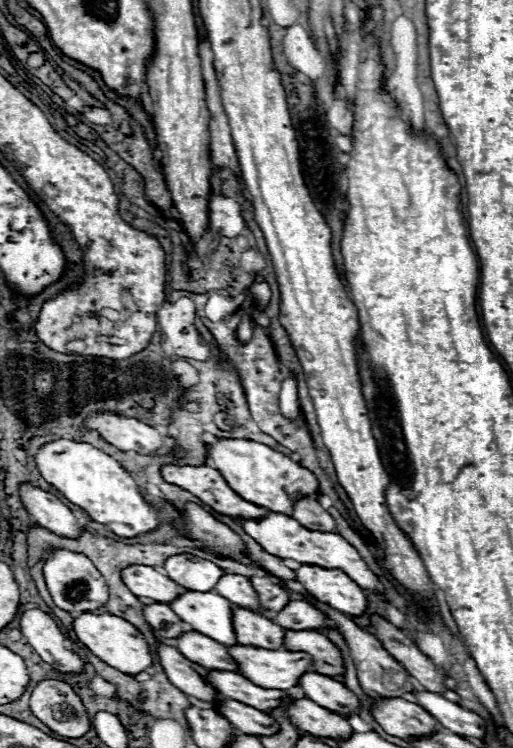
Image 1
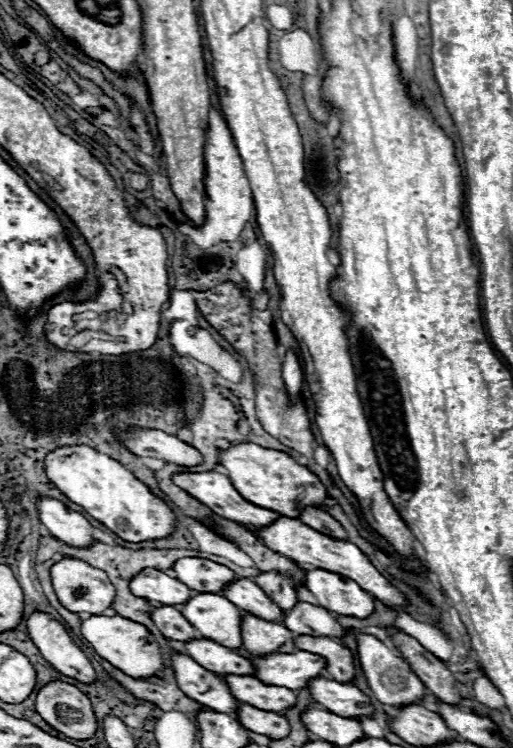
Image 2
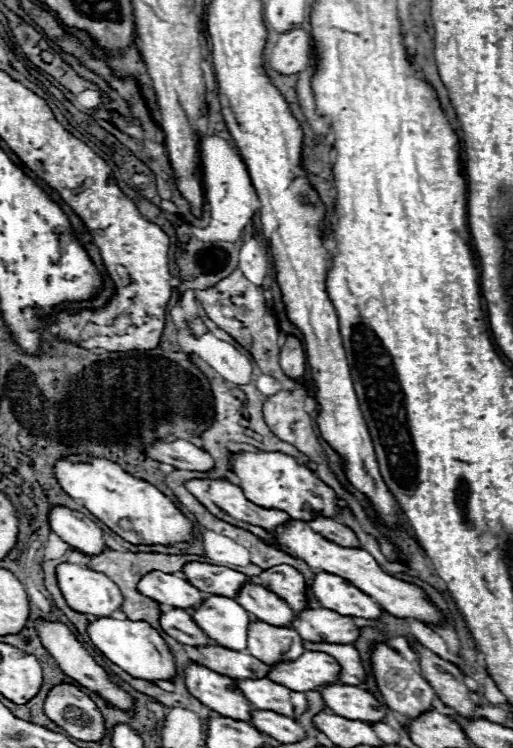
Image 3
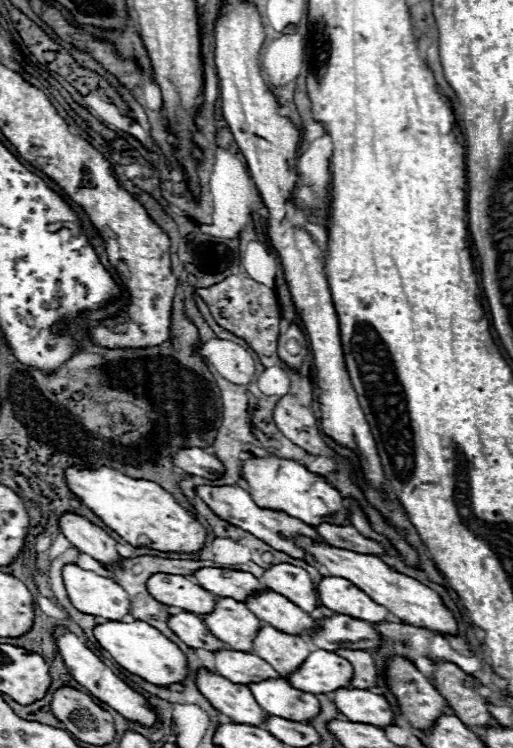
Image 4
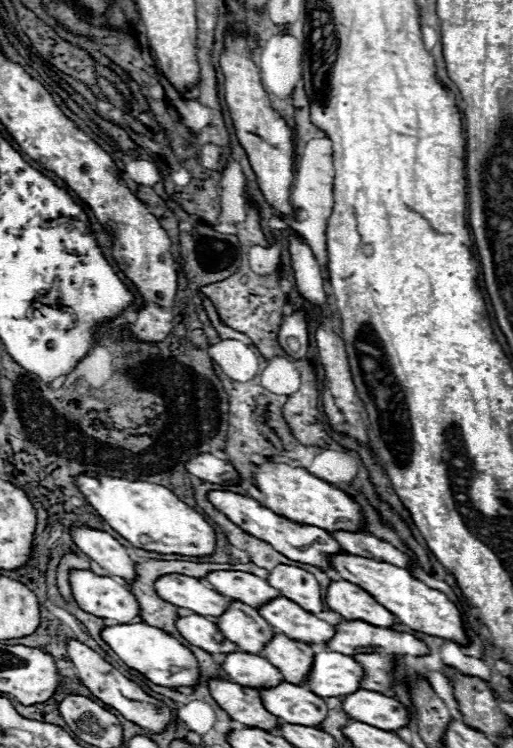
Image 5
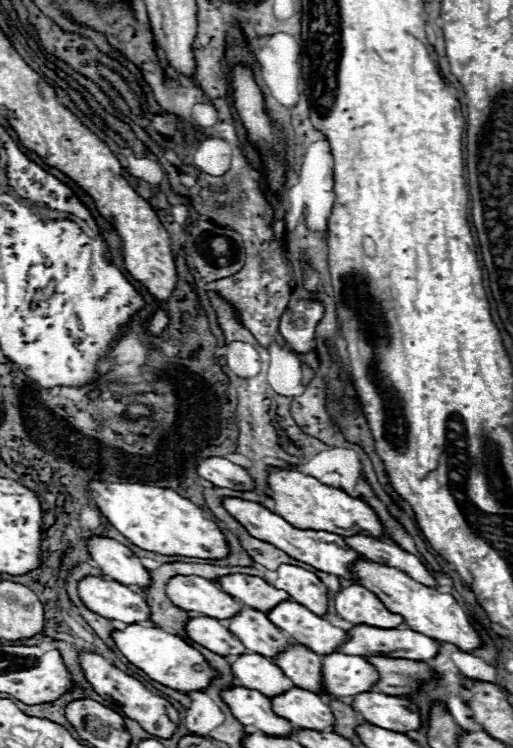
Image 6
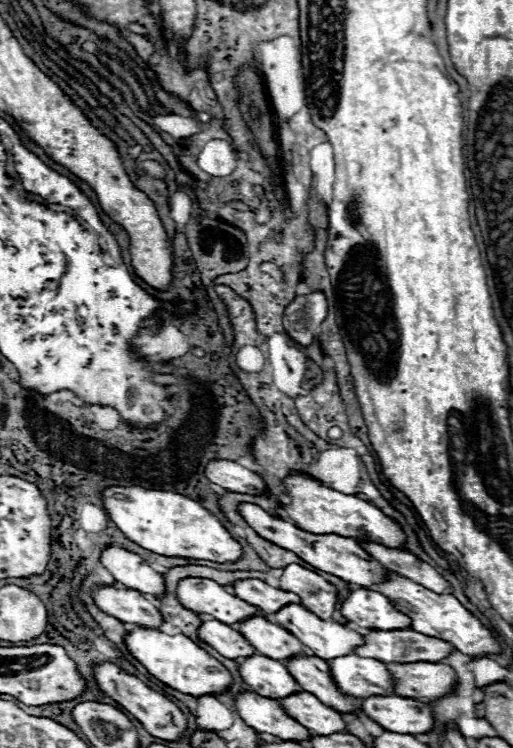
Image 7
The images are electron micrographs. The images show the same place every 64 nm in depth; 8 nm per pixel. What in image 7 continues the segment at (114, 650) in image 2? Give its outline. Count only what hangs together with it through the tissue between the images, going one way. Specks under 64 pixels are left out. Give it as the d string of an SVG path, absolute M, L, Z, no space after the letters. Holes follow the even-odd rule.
M138 628L130 630L130 634L126 636L126 648L134 654L138 662L148 668L152 676L182 694L190 694L196 698L206 694L222 694L228 692L228 688L234 684L234 676L228 672L228 668L222 666L216 658L212 658L204 648L200 648L192 638L184 634L168 636L160 630Z

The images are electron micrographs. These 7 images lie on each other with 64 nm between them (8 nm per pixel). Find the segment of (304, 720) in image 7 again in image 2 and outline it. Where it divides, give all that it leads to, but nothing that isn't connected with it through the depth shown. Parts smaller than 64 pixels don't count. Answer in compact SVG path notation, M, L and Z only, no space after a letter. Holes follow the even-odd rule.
M226 676L232 694L254 708L264 708L268 712L282 712L296 706L298 696L282 686L270 686L252 676Z

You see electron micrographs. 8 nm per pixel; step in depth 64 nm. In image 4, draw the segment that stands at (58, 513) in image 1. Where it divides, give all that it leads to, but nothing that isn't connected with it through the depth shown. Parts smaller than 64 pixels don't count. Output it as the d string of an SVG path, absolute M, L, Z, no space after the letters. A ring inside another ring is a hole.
M64 514L60 518L60 528L62 534L76 546L78 552L92 556L104 566L114 564L122 558L114 538L110 538L102 528L94 526L92 522L78 514Z

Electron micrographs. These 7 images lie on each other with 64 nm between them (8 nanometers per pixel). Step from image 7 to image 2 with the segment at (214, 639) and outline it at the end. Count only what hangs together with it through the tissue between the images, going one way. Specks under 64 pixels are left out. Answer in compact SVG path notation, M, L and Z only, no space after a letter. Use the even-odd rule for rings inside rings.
M160 606L152 610L152 622L158 626L158 630L170 638L170 640L180 640L188 642L192 638L204 638L184 616L178 608L174 606Z

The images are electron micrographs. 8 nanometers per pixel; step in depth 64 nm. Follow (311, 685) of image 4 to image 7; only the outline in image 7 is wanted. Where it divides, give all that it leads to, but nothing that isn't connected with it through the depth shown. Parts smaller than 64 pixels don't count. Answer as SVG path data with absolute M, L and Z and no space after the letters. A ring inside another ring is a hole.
M348 654L330 660L332 676L344 694L358 698L368 696L392 696L394 680L386 666L374 658L362 658Z

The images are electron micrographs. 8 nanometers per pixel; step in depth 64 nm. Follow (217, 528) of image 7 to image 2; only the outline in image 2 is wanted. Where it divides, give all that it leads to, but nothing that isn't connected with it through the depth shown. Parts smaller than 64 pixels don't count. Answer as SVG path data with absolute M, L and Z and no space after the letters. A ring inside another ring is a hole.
M64 446L54 450L46 456L46 474L62 494L126 542L168 538L176 530L176 514L162 498L152 494L152 490L134 478L120 462L88 446Z

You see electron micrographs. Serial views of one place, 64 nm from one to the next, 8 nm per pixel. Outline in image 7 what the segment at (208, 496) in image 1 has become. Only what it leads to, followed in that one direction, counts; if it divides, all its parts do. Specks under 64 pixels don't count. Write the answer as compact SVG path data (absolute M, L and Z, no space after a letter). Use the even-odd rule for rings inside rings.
M242 504L240 506L240 514L244 516L244 520L266 540L278 544L280 548L286 548L294 554L298 554L302 560L306 560L308 564L312 564L314 568L318 570L324 570L324 572L330 572L350 584L358 584L362 588L370 588L372 584L380 584L386 580L388 572L378 560L374 560L360 544L356 544L354 538L344 538L344 536L338 536L338 534L324 534L324 536L318 536L318 534L310 534L306 530L300 530L298 526L282 520L282 518L274 518L270 516L266 510L262 510L260 506L256 504Z

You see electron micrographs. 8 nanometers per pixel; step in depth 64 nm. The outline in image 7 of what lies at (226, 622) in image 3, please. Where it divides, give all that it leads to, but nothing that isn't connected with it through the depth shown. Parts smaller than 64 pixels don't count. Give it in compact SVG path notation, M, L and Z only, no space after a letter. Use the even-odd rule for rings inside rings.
M254 616L250 620L244 620L234 626L242 632L242 636L258 650L258 654L264 654L274 660L288 660L292 656L310 654L308 648L292 636L286 628L282 628L276 622L270 622L268 618Z

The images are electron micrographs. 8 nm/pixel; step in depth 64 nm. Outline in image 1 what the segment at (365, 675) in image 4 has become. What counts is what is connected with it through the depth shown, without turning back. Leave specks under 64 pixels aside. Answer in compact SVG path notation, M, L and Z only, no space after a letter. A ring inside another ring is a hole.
M286 630L284 642L286 642L286 648L292 650L292 652L308 652L314 658L314 670L316 672L324 672L324 676L342 676L346 672L342 652L320 632L310 632L310 630L294 632L294 630Z

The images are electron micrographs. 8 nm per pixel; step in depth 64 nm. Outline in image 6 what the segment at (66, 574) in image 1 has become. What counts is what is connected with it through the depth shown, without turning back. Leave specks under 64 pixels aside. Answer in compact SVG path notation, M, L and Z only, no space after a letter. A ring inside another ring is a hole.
M88 576L78 586L82 602L96 614L124 624L150 624L150 606L140 592L116 580Z

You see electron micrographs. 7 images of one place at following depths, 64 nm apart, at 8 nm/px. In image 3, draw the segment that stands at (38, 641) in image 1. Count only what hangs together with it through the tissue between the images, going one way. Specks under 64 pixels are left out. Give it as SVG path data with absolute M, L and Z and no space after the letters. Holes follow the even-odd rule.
M38 622L36 628L38 628L38 634L40 634L40 640L42 640L44 648L54 656L54 660L60 664L60 668L64 670L66 676L74 678L78 684L82 684L82 686L86 686L88 690L96 692L98 696L102 696L104 700L108 700L108 702L110 702L112 706L116 706L116 708L126 710L126 712L134 710L134 698L132 698L126 690L122 690L118 684L114 684L114 682L110 680L110 676L106 674L106 670L96 664L96 660L94 660L94 658L88 654L88 650L78 642L78 638L68 630L68 626L64 626L62 622Z

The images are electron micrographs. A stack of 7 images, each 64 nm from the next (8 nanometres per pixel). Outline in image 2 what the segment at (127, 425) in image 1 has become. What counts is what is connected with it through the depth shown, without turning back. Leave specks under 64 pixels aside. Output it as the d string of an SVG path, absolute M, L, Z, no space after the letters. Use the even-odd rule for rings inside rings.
M134 430L130 436L120 434L120 438L122 444L138 456L158 458L162 462L172 462L178 466L196 466L204 460L196 448L160 430Z

